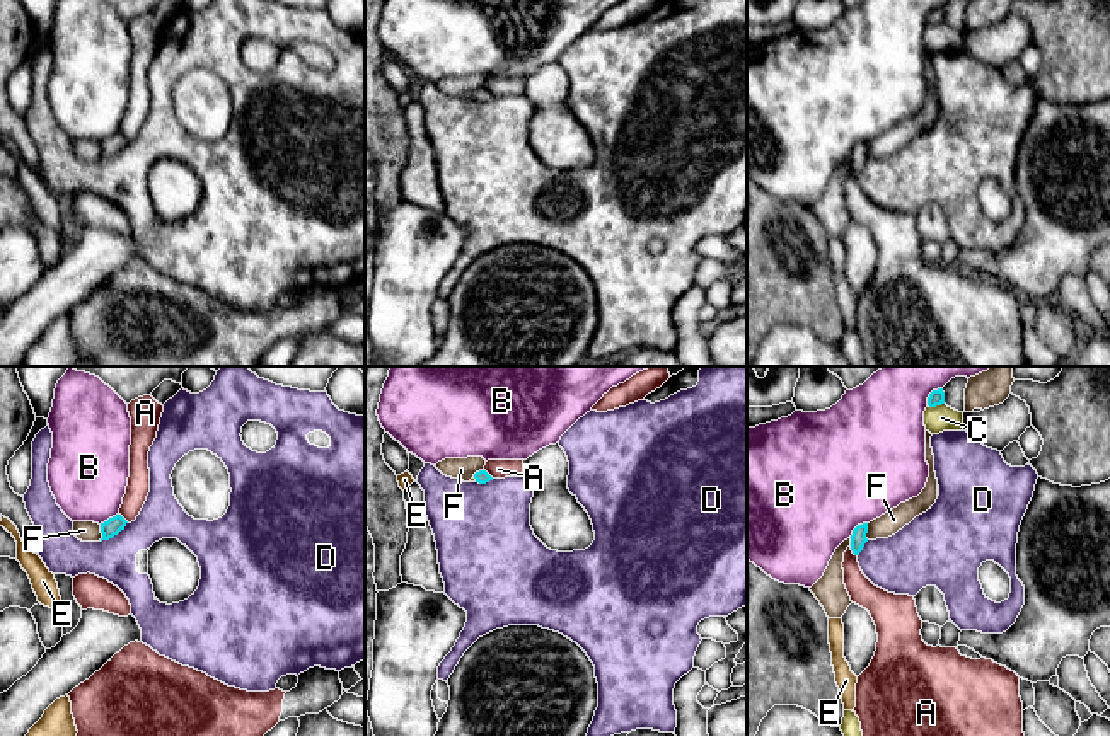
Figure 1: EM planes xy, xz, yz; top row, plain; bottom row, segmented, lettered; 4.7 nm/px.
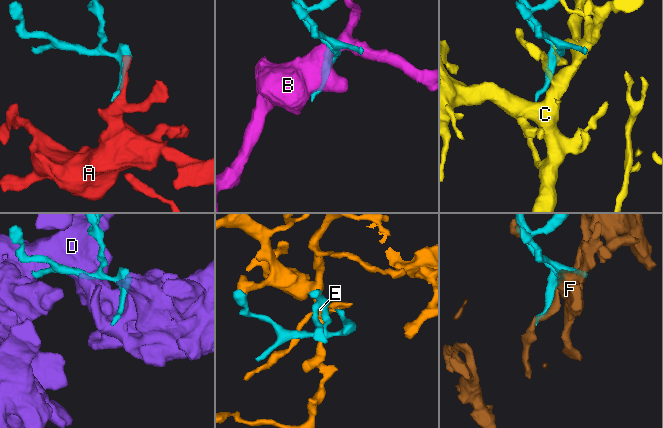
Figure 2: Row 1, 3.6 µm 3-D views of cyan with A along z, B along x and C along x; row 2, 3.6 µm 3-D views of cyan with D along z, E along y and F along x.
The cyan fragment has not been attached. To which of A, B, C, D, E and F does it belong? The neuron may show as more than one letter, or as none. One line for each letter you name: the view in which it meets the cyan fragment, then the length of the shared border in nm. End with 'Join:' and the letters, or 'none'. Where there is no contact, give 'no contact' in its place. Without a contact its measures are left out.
E: contact in xz; length 30 nm
Join: E

